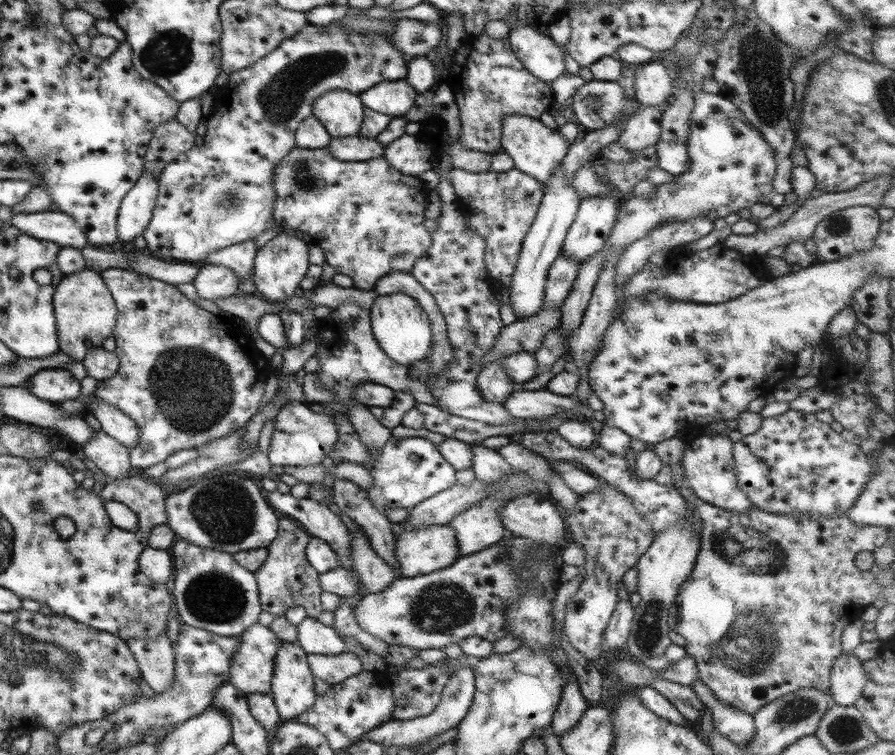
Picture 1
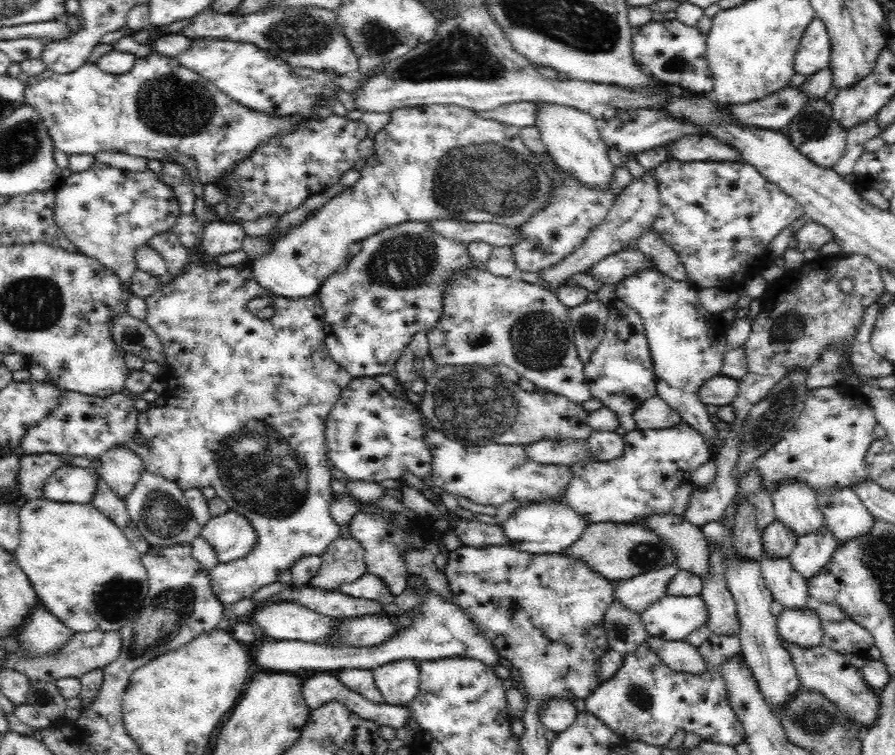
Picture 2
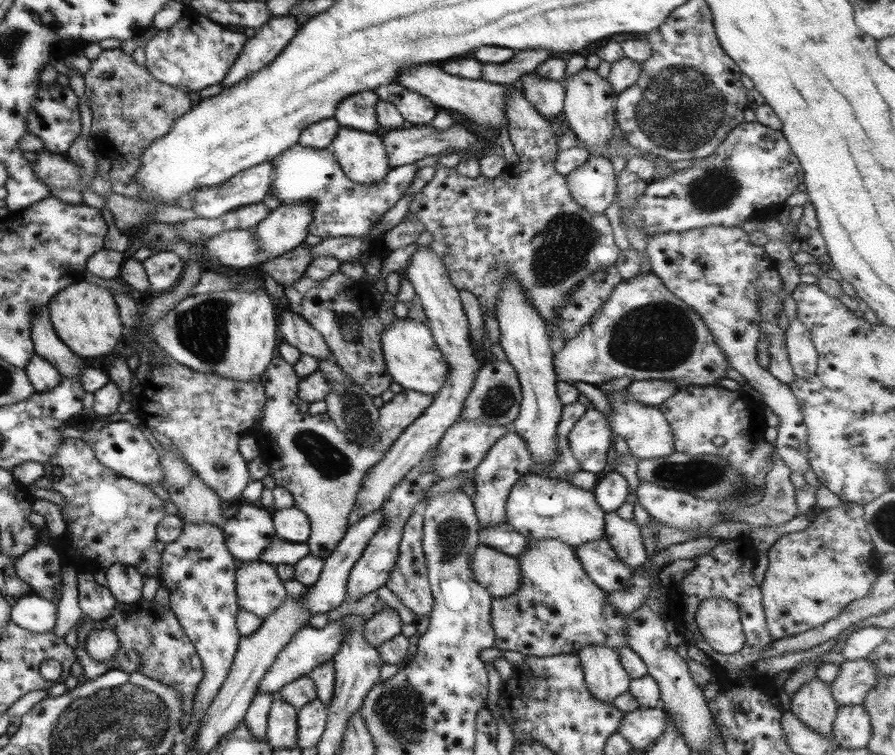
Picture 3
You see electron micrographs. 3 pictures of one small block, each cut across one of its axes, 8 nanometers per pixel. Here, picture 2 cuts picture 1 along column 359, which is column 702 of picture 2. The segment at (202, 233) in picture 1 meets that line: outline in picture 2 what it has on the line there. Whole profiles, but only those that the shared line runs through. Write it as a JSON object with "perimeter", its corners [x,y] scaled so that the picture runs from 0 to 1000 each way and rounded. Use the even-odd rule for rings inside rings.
{"perimeter":[[[756,24],[742,28],[726,28],[720,34],[705,36],[704,72],[708,81],[708,87],[722,101],[741,107],[744,113],[760,113],[764,118],[777,123],[792,123],[797,118],[790,77],[788,73],[790,46],[784,45],[779,36],[764,34]]]}

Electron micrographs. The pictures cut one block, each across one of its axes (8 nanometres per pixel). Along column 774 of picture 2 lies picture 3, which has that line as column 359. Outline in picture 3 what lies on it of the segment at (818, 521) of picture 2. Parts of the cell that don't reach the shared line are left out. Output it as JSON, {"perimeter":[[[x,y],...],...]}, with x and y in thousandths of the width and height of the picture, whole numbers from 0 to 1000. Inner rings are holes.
{"perimeter":[[[467,326],[467,328],[459,336],[456,351],[450,356],[450,363],[454,370],[460,376],[464,396],[470,403],[472,412],[476,420],[476,429],[479,433],[486,456],[496,472],[501,482],[499,502],[497,510],[492,514],[485,523],[485,528],[480,538],[478,538],[470,551],[466,552],[446,577],[437,587],[437,591],[431,596],[428,607],[420,612],[410,625],[401,652],[397,657],[397,665],[393,674],[399,675],[401,683],[410,683],[427,673],[428,665],[435,657],[437,649],[442,641],[446,641],[450,632],[464,617],[476,601],[486,593],[491,585],[493,576],[504,564],[515,546],[517,531],[528,509],[533,489],[537,485],[533,475],[528,472],[528,458],[524,446],[523,426],[518,417],[516,403],[512,391],[512,384],[504,376],[502,362],[498,352],[493,347],[488,335],[482,334],[475,326]]]}

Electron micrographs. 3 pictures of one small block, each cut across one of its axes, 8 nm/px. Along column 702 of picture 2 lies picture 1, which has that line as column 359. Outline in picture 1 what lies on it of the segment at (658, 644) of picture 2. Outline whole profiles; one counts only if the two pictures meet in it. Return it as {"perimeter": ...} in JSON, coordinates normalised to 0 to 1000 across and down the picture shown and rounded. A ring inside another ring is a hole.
{"perimeter":[[[389,862],[374,870],[342,866],[341,875],[352,901],[359,901],[369,909],[377,907],[404,887],[401,873]]]}

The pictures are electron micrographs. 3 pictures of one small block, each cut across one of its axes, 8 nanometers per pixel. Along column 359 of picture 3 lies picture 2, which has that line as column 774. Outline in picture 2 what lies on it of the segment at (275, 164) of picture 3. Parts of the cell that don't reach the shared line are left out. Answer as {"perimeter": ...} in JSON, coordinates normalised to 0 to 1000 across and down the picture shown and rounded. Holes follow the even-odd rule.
{"perimeter":[[[749,209],[726,230],[736,237],[739,268],[728,302],[733,303],[745,326],[758,338],[765,371],[779,384],[796,380],[823,381],[835,368],[851,363],[864,348],[860,323],[876,301],[897,283],[895,273],[868,246],[858,242],[838,217],[762,215]]]}

